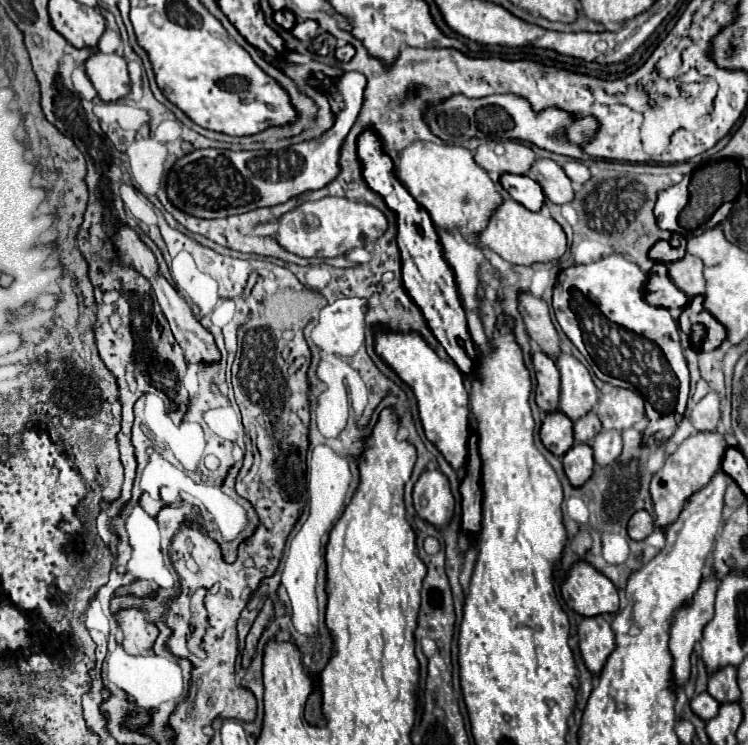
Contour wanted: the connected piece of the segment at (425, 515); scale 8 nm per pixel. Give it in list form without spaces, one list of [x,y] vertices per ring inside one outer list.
[[[426,470],[414,486],[414,508],[418,516],[434,526],[446,526],[454,514],[454,496],[448,478],[440,470]]]

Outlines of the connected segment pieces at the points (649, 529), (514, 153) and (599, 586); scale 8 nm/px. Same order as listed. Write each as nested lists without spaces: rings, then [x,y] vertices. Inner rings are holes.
[[[646,510],[636,512],[628,522],[628,536],[632,540],[644,540],[654,532],[654,520]]]
[[[488,140],[476,148],[474,160],[488,172],[526,174],[532,160],[536,160],[536,154],[514,140]]]
[[[576,562],[560,586],[564,602],[580,616],[612,614],[620,608],[616,586],[588,562]]]

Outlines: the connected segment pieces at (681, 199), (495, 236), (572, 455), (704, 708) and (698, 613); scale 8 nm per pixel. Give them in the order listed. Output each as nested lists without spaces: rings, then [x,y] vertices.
[[[686,174],[680,184],[674,184],[668,190],[662,190],[658,194],[658,200],[654,206],[654,216],[656,216],[660,230],[686,234],[686,230],[680,228],[680,224],[678,224],[678,214],[682,212],[682,208],[688,202],[688,186],[691,177],[692,174]]]
[[[504,196],[504,202],[494,210],[488,220],[488,226],[478,232],[478,242],[498,256],[502,256],[510,264],[530,266],[534,262],[550,262],[558,260],[566,252],[566,234],[562,226],[552,216],[542,216],[540,212],[530,212],[520,202]]]
[[[576,442],[562,456],[562,462],[564,462],[566,476],[574,486],[582,486],[592,476],[594,460],[592,460],[592,448],[588,444],[578,444]]]
[[[702,692],[702,694],[698,694],[698,696],[692,698],[690,708],[692,708],[692,712],[694,712],[700,720],[708,722],[708,720],[712,720],[712,718],[716,716],[720,704],[716,704],[716,700],[712,700],[712,696],[708,696],[708,692]]]
[[[710,574],[706,582],[700,584],[696,596],[688,606],[684,606],[672,624],[670,632],[670,652],[674,656],[674,680],[682,686],[690,676],[690,654],[694,644],[702,638],[704,626],[714,616],[714,596],[716,596],[718,580]]]

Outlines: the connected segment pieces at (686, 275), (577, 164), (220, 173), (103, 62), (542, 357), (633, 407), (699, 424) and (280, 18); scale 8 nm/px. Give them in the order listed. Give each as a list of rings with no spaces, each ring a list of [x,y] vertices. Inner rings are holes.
[[[686,254],[684,258],[676,260],[676,264],[668,264],[670,280],[676,284],[678,290],[682,290],[688,296],[688,300],[704,294],[702,270],[704,270],[702,260],[692,254]]]
[[[570,160],[562,168],[564,168],[566,176],[578,184],[584,184],[584,180],[588,180],[588,176],[590,176],[590,170],[580,160]]]
[[[346,72],[332,80],[332,86],[344,100],[344,108],[334,114],[334,126],[320,138],[292,144],[284,150],[264,152],[254,150],[246,156],[238,156],[232,150],[194,150],[174,162],[166,178],[166,194],[172,206],[192,214],[196,218],[226,218],[232,214],[244,214],[254,208],[282,204],[292,196],[300,196],[306,190],[318,190],[334,180],[340,172],[338,152],[348,128],[356,122],[360,112],[360,100],[364,90],[364,76],[358,72]]]
[[[94,52],[86,62],[84,70],[94,84],[98,98],[104,102],[116,102],[126,98],[130,92],[130,76],[126,60],[118,54]]]
[[[532,352],[534,374],[536,374],[536,404],[546,410],[558,410],[560,398],[560,372],[556,372],[556,364],[544,352]]]
[[[612,388],[600,398],[596,414],[604,430],[626,430],[646,416],[644,398],[628,388]]]
[[[708,392],[694,408],[690,414],[692,426],[696,432],[714,432],[720,420],[720,398],[716,392]]]
[[[278,10],[278,12],[274,12],[274,22],[278,26],[282,26],[284,30],[292,30],[292,26],[296,24],[296,18],[290,10]]]

